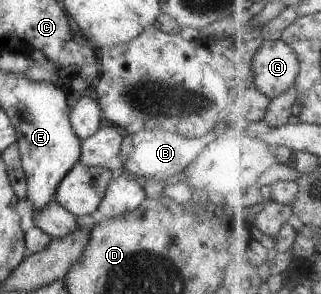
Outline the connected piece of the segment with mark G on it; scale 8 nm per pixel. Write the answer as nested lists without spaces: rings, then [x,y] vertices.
[[[284,40],[265,41],[255,59],[256,87],[260,92],[277,99],[295,90],[301,74],[301,58]]]

